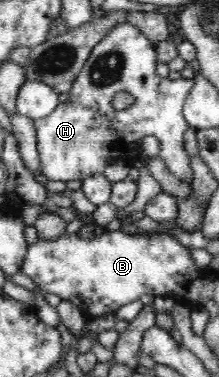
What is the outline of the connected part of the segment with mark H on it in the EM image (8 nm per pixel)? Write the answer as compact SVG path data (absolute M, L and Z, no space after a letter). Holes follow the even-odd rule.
M129 22L112 27L104 39L97 42L68 91L69 103L59 104L48 117L34 121L41 171L47 180L83 181L93 175L103 174L106 167L118 159L123 159L131 165L132 159L140 150L139 143L135 141L141 141L145 136L155 136L159 139L159 157L179 180L187 182L192 180L193 169L183 141L185 131L190 128L189 123L184 119L184 101L195 85L195 78L161 78L156 71L158 62L155 46L151 44L149 38L143 36L139 28ZM119 92L125 92L131 98L129 107L123 110L115 110L111 107L113 96Z

